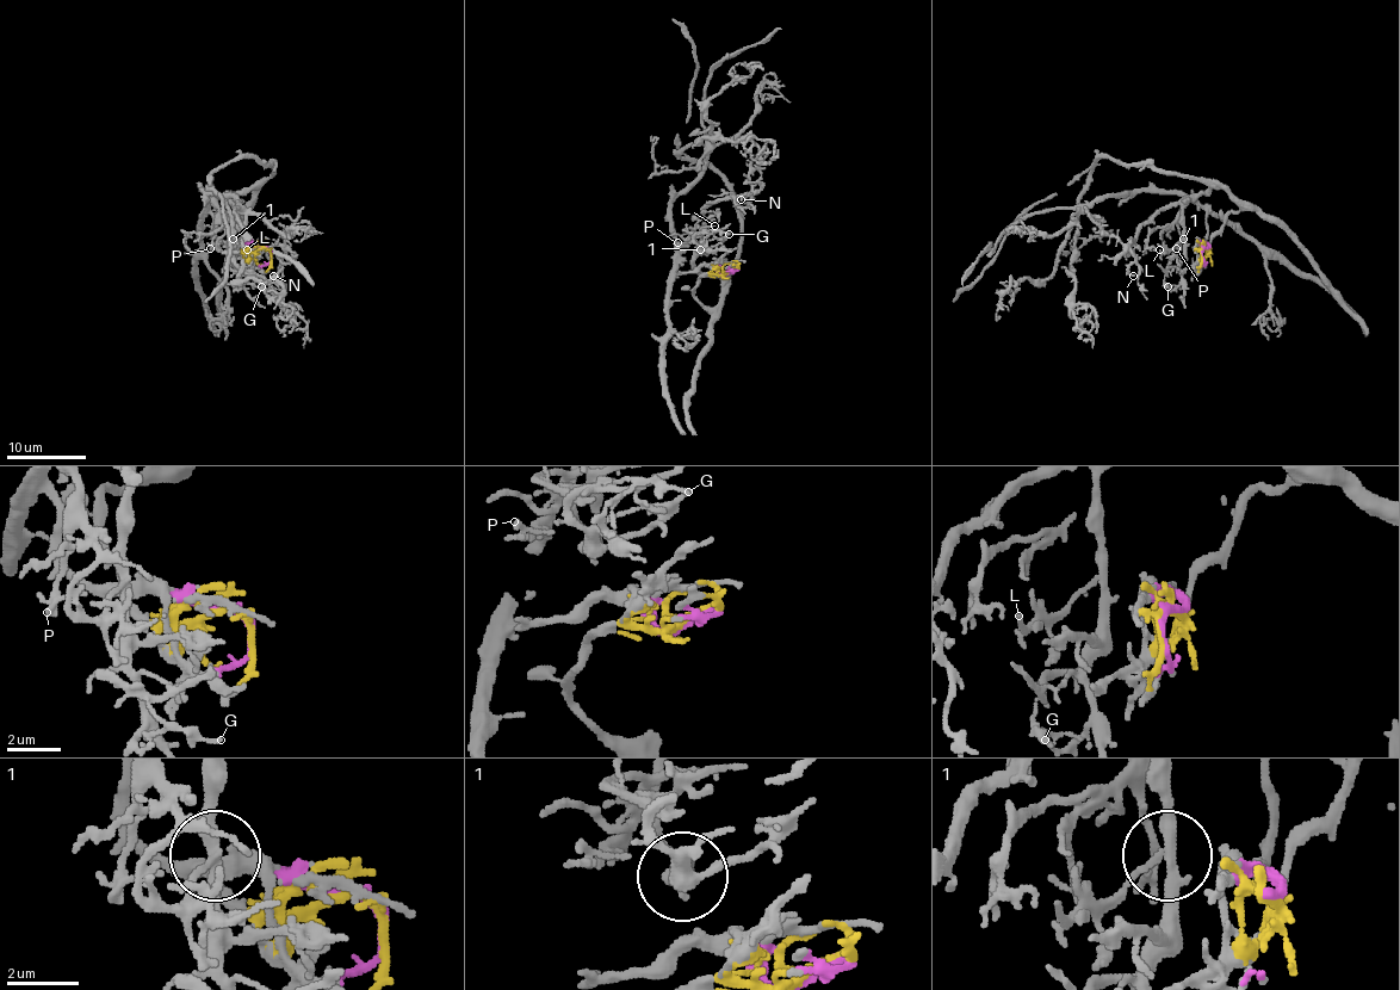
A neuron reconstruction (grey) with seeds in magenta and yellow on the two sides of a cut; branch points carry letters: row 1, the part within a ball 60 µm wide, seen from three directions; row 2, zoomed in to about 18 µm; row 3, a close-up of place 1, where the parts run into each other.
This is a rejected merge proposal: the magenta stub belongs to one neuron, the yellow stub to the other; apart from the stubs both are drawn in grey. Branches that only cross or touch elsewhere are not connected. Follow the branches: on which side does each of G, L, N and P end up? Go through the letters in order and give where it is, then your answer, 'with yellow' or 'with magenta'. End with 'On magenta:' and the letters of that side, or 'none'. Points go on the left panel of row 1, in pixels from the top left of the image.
G: (261, 286) | with yellow
L: (247, 249) | with magenta
N: (273, 276) | with yellow
P: (210, 248) | with magenta
On magenta: L, P

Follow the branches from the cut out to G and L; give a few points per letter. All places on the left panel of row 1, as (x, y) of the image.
G: (265, 249), (241, 251), (227, 229), (227, 214), (245, 208), (253, 187), (229, 193), (233, 261), (261, 288)
L: (265, 249), (229, 243), (214, 231), (211, 202), (225, 231), (220, 245), (235, 253), (247, 249)

